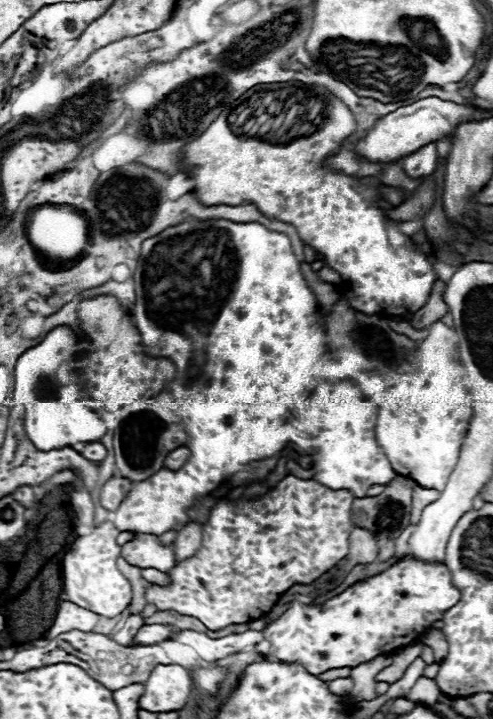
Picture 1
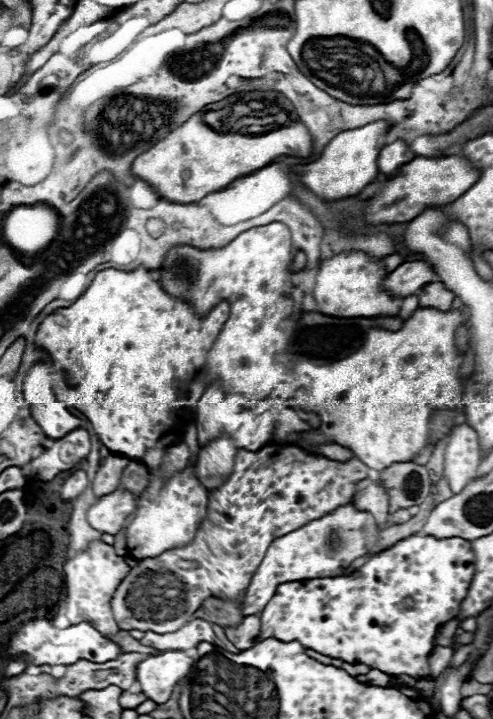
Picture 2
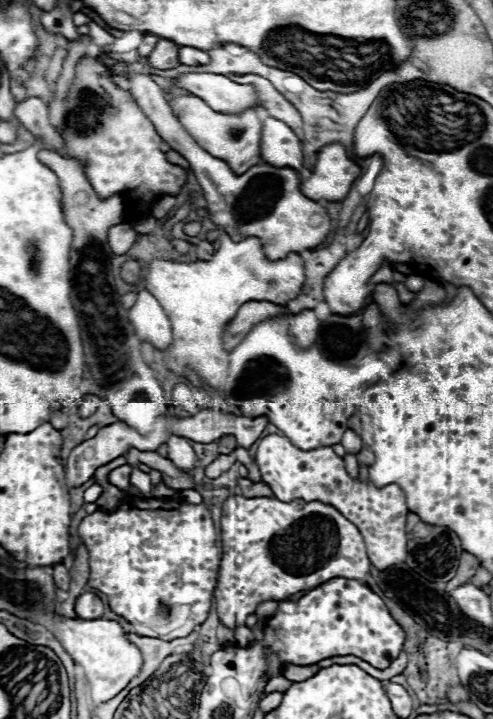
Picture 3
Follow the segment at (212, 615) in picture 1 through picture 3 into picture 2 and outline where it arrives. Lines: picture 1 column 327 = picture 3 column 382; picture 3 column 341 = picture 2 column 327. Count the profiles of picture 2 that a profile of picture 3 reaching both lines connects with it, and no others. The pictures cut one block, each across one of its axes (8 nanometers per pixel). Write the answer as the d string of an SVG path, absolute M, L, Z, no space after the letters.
M270 442L256 452L240 448L236 452L234 470L228 476L228 480L210 492L206 518L196 530L194 540L186 546L166 550L156 558L138 560L138 564L130 568L126 578L118 584L110 600L118 628L144 632L176 632L176 628L182 628L188 620L192 620L192 614L210 596L238 598L242 602L250 578L256 572L272 540L304 526L308 520L318 520L320 516L332 512L340 504L352 502L356 494L356 484L364 478L368 478L368 466L358 458L338 462L326 456L306 452L300 446L282 442Z

